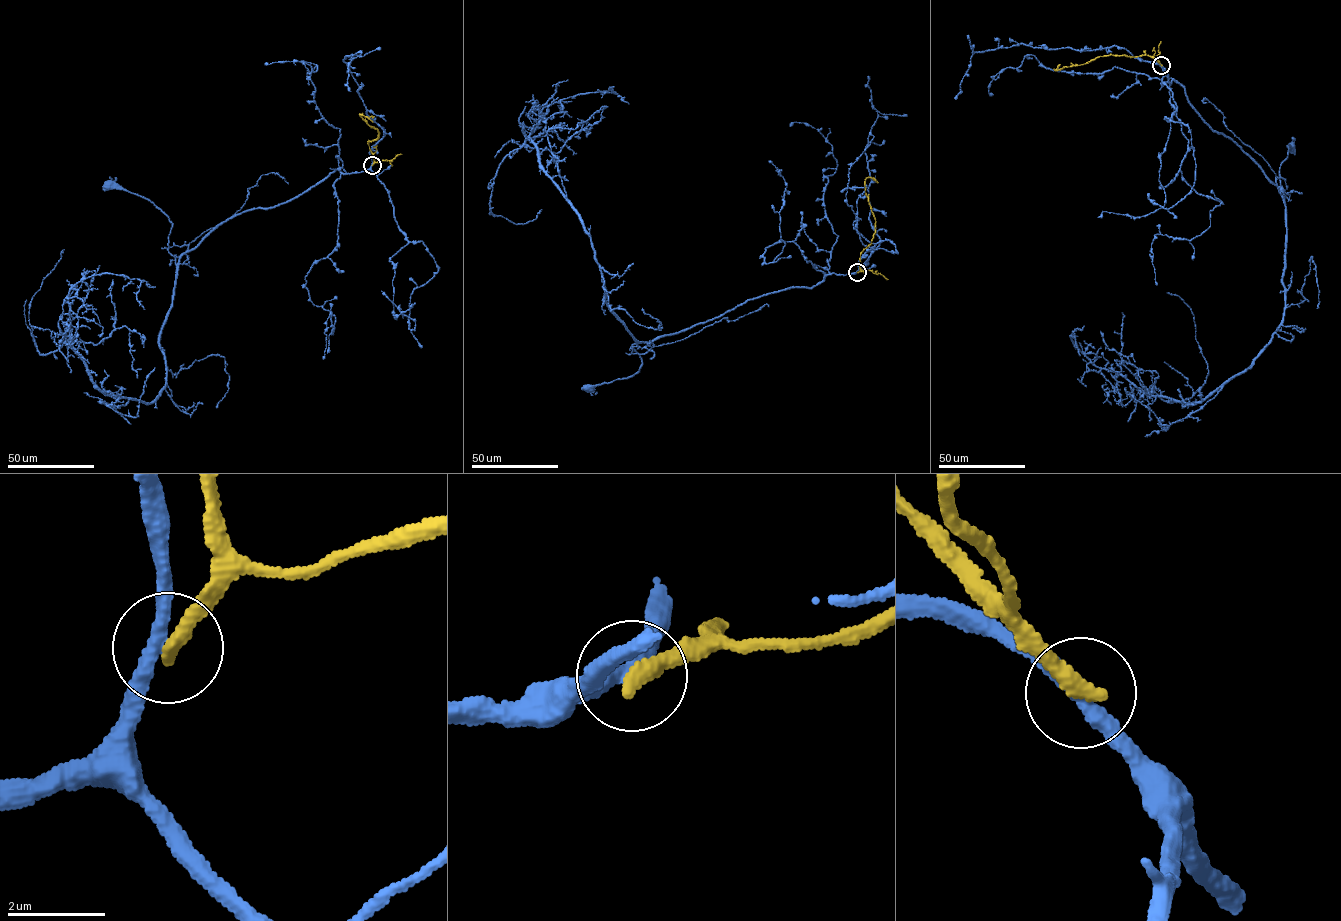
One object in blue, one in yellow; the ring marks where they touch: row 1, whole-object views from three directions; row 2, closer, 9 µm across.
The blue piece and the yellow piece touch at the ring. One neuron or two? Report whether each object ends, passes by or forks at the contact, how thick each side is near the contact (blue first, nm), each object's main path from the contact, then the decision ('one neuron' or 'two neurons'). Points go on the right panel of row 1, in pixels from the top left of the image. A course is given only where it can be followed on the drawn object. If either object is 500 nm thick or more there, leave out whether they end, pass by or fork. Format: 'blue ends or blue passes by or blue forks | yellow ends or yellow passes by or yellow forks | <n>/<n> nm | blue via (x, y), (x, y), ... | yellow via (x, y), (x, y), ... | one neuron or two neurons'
blue passes by | yellow ends | 320/340 nm | blue via (1161, 65), (1169, 83), (1180, 84), (1207, 125), (1238, 145), (1284, 201), (1280, 165), (1287, 146), (1292, 148) | yellow via (1161, 65), (1148, 55), (1098, 56), (1082, 64), (1055, 70), (1060, 64) | two neurons

